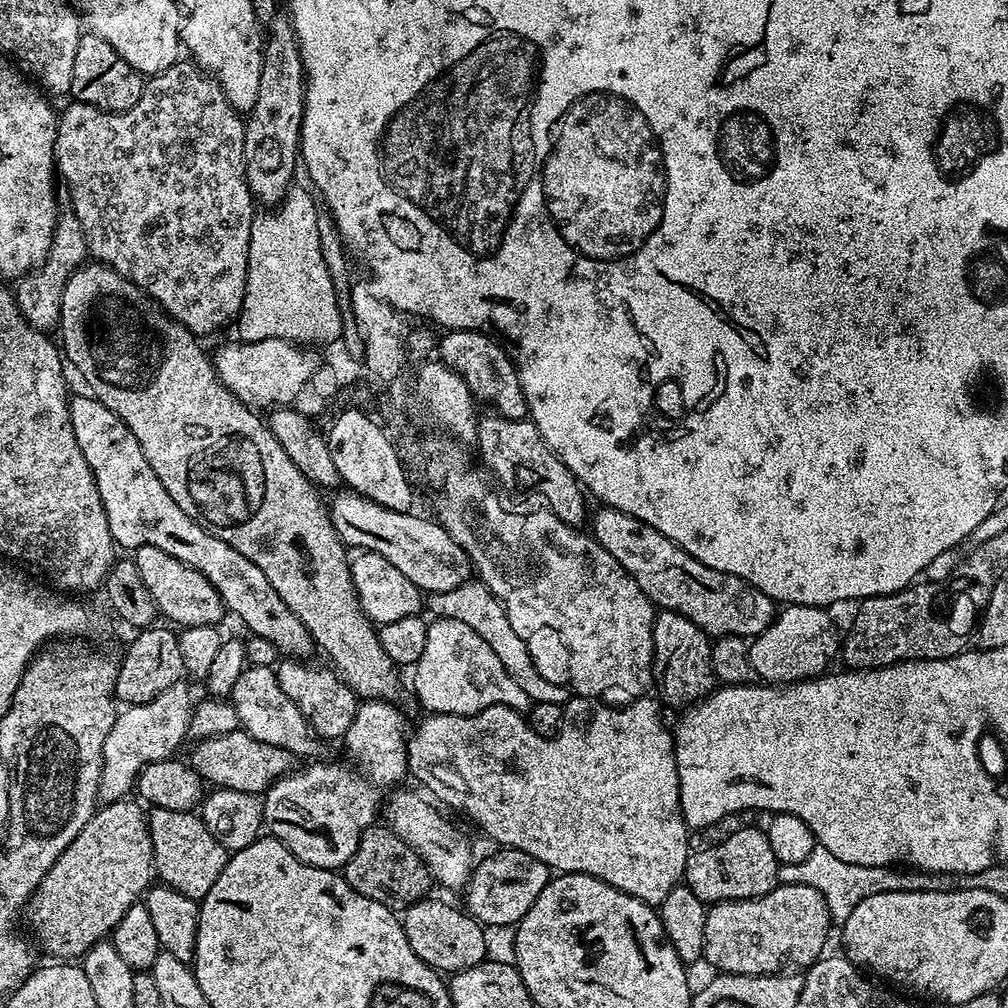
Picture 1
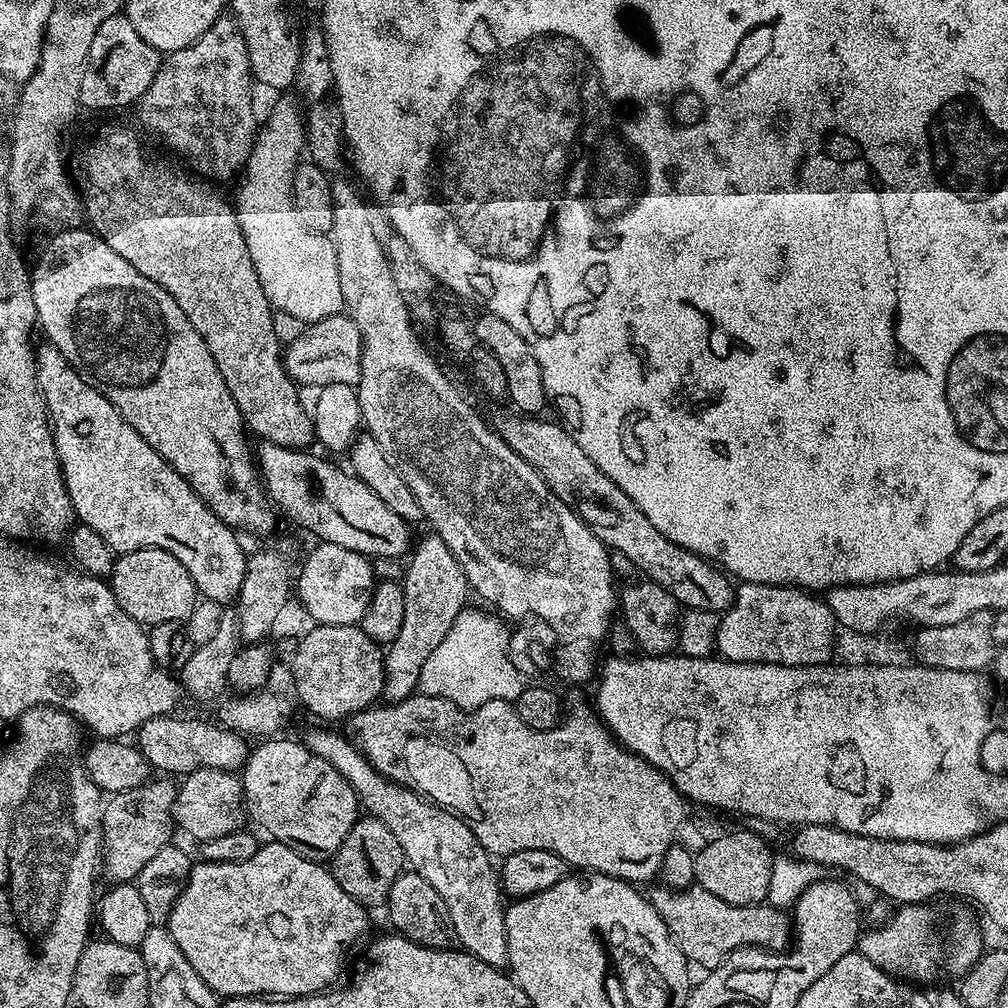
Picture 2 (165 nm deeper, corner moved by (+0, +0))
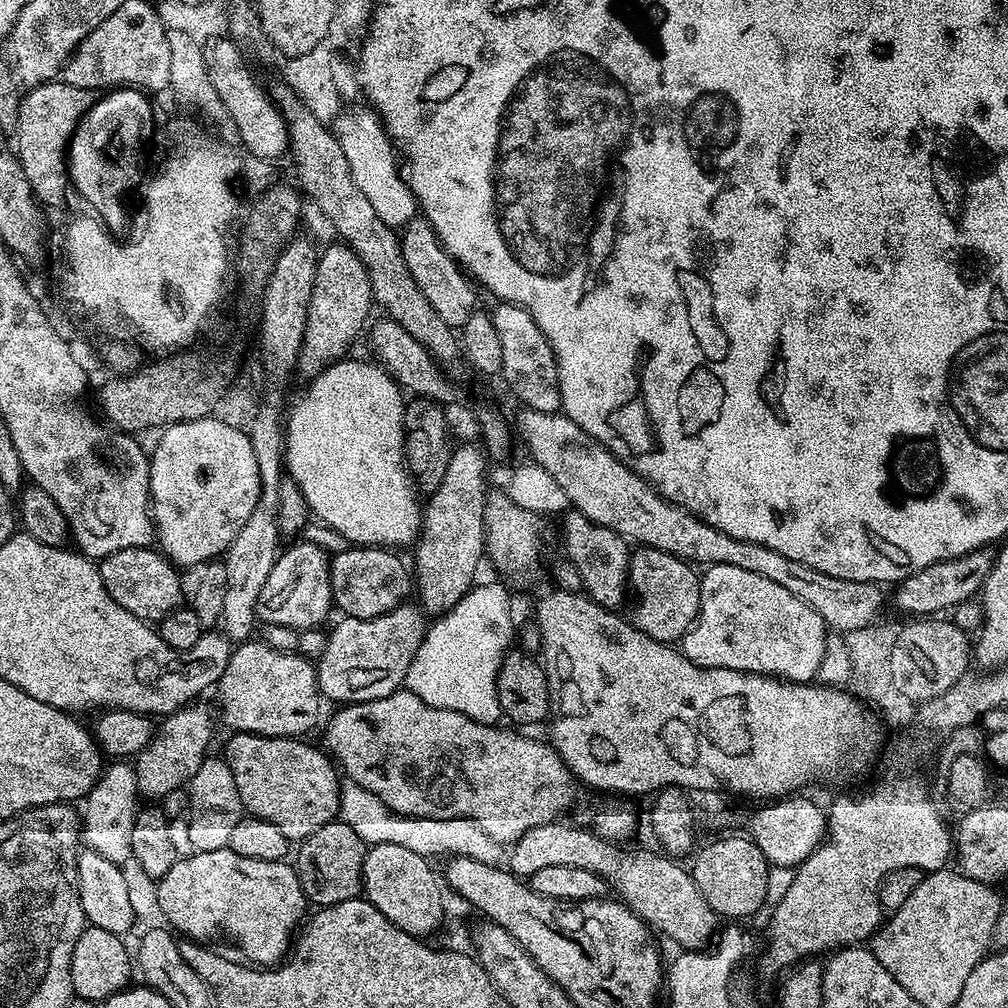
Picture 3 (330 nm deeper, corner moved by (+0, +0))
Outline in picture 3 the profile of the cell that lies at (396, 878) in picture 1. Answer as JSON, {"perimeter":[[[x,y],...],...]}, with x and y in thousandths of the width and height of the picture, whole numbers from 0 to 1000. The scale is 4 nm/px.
{"perimeter":[[[328,813],[323,819],[312,823],[312,827],[297,834],[295,841],[298,842],[294,845],[292,860],[307,898],[325,901],[328,897],[351,893],[358,888],[363,838],[340,813]]]}

